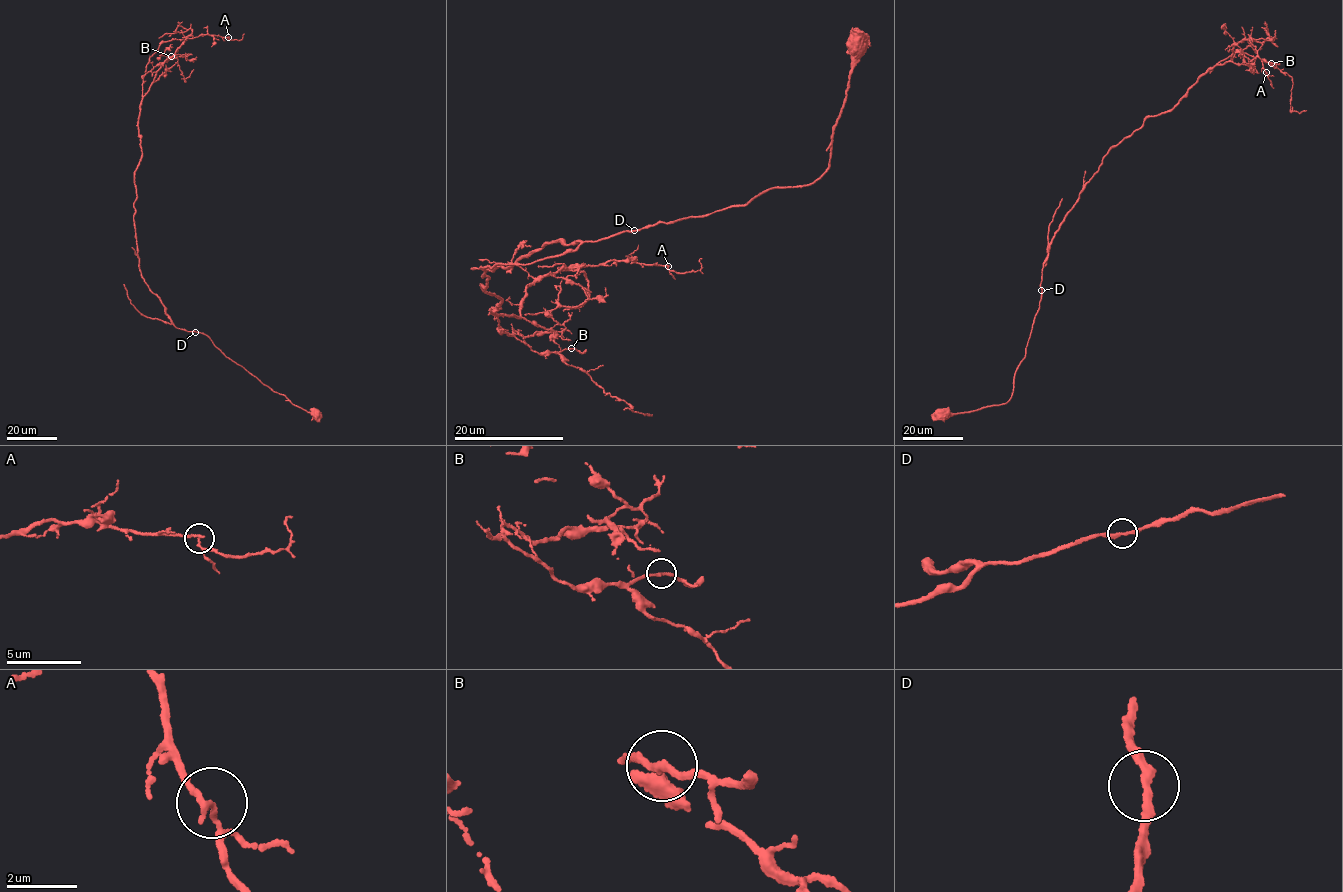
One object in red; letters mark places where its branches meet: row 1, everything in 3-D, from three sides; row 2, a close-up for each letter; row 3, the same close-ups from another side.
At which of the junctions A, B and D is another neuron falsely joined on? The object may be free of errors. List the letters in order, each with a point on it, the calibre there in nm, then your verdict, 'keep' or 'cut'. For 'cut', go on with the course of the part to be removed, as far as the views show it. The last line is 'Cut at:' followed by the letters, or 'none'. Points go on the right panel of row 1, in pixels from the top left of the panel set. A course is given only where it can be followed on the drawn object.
A: at (1266, 72); 170 nm thick; keep
B: at (1271, 63); 170 nm thick; keep
D: at (1041, 290); 200 nm thick; keep
Cut at: none

